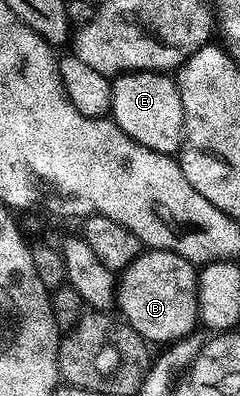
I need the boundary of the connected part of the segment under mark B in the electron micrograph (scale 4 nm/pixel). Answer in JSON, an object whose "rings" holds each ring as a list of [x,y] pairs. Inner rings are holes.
{"rings":[[[144,250],[133,265],[126,267],[118,280],[117,307],[121,309],[122,318],[148,344],[163,343],[170,345],[186,335],[192,334],[201,323],[199,316],[199,277],[196,264],[185,257],[168,251]]]}

